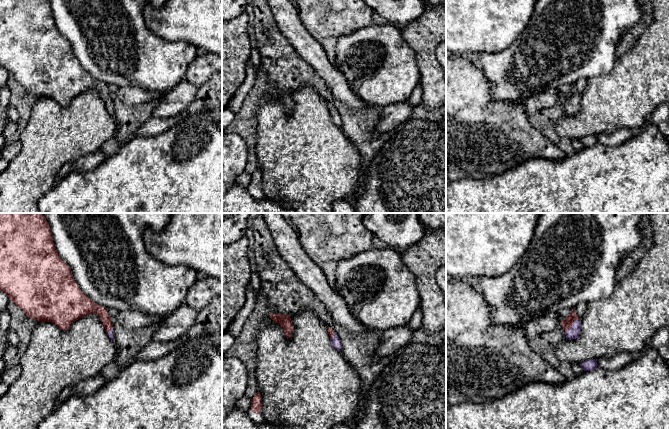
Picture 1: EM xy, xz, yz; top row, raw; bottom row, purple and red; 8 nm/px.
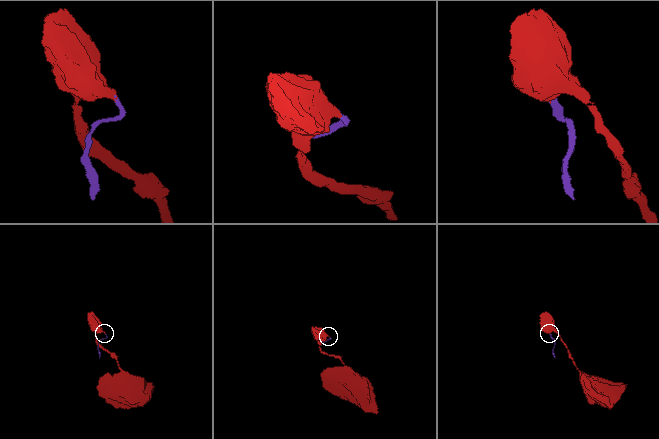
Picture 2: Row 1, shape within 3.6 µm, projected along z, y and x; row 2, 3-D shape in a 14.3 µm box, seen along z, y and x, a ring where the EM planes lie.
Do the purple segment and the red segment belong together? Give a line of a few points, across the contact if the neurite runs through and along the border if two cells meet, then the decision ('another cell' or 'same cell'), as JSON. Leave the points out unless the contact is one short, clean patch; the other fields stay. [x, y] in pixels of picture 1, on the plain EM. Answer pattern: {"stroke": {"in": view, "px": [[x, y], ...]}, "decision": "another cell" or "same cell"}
{"stroke": {"in": "yz", "px": [[572, 109], [572, 101], [567, 99]]}, "decision": "same cell"}

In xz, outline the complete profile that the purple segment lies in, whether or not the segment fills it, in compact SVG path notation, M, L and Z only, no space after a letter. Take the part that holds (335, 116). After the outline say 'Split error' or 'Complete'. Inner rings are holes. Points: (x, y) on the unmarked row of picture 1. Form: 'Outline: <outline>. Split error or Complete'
Outline: M328 103L328 110L330 112L330 116L331 116L331 119L332 119L332 122L341 127L342 126L342 118L338 112L338 110L330 103Z. Split error

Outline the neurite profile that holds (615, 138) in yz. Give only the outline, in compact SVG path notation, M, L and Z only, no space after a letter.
M620 128L611 133L604 132L599 134L597 136L597 140L606 147L614 147L626 142L633 136L634 132L632 129Z

